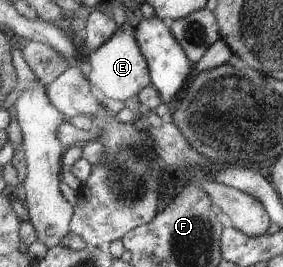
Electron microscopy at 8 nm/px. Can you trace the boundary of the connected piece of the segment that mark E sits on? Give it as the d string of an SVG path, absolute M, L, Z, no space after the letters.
M127 20L102 48L90 53L88 62L90 66L87 74L90 84L97 87L107 98L125 102L137 97L144 88L152 85L149 64L138 44L136 28Z

